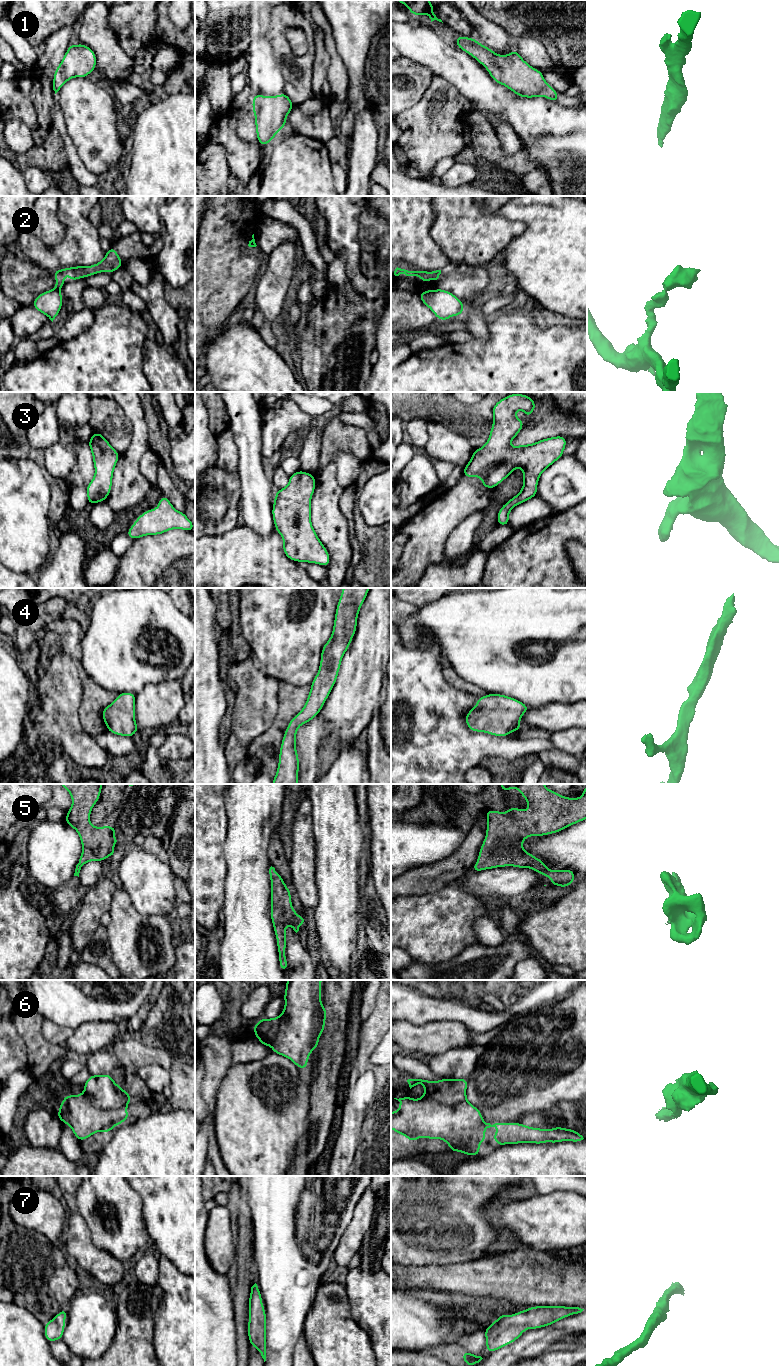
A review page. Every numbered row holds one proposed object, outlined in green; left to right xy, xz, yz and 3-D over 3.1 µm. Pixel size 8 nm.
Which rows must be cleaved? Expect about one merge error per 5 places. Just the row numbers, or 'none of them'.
2, 6

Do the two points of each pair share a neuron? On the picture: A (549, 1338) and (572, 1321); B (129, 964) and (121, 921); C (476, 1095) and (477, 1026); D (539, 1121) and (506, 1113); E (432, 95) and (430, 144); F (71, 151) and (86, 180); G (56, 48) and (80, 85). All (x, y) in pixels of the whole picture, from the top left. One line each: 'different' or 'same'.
A: same
B: same
C: different
D: different
E: same
F: same
G: different

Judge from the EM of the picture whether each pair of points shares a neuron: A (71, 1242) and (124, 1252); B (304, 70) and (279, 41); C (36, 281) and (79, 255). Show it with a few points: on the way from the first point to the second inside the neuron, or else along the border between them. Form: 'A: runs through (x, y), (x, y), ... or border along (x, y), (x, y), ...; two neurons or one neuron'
A: border along (87, 1226), (92, 1242), (118, 1260); two neurons
B: runs through (297, 64), (282, 48); one neuron
C: border along (31, 260), (36, 265), (52, 271); two neurons

